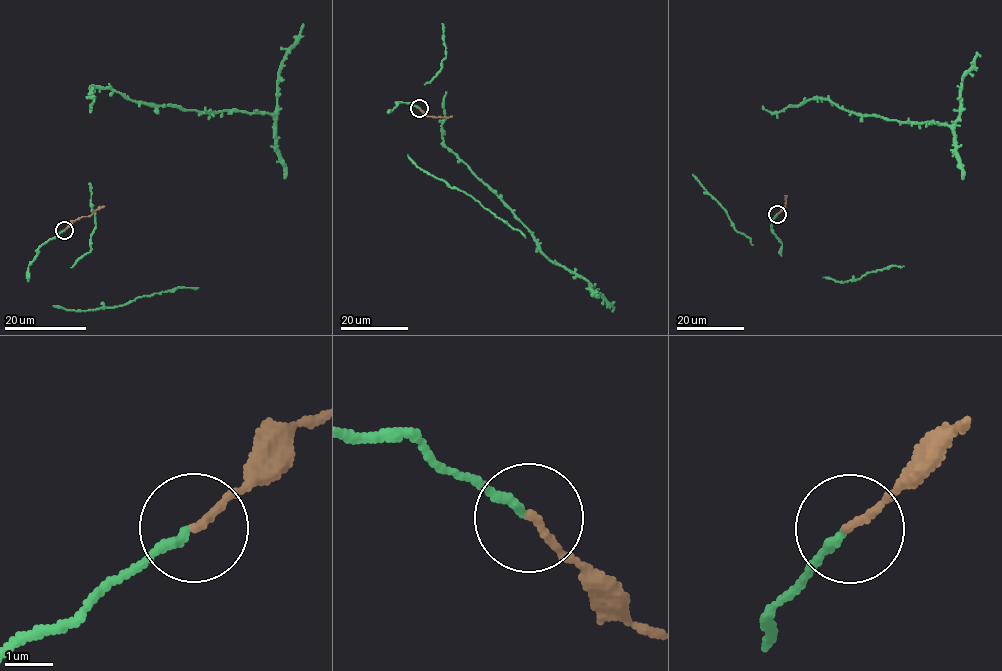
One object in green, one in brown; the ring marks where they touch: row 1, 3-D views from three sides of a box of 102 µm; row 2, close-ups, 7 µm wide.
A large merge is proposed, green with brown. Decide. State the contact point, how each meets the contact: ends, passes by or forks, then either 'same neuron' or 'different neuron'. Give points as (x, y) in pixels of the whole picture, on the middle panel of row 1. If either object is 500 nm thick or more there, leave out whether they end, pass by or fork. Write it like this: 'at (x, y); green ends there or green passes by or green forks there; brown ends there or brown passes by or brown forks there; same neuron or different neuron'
at (419, 108); green ends there; brown ends there; same neuron

